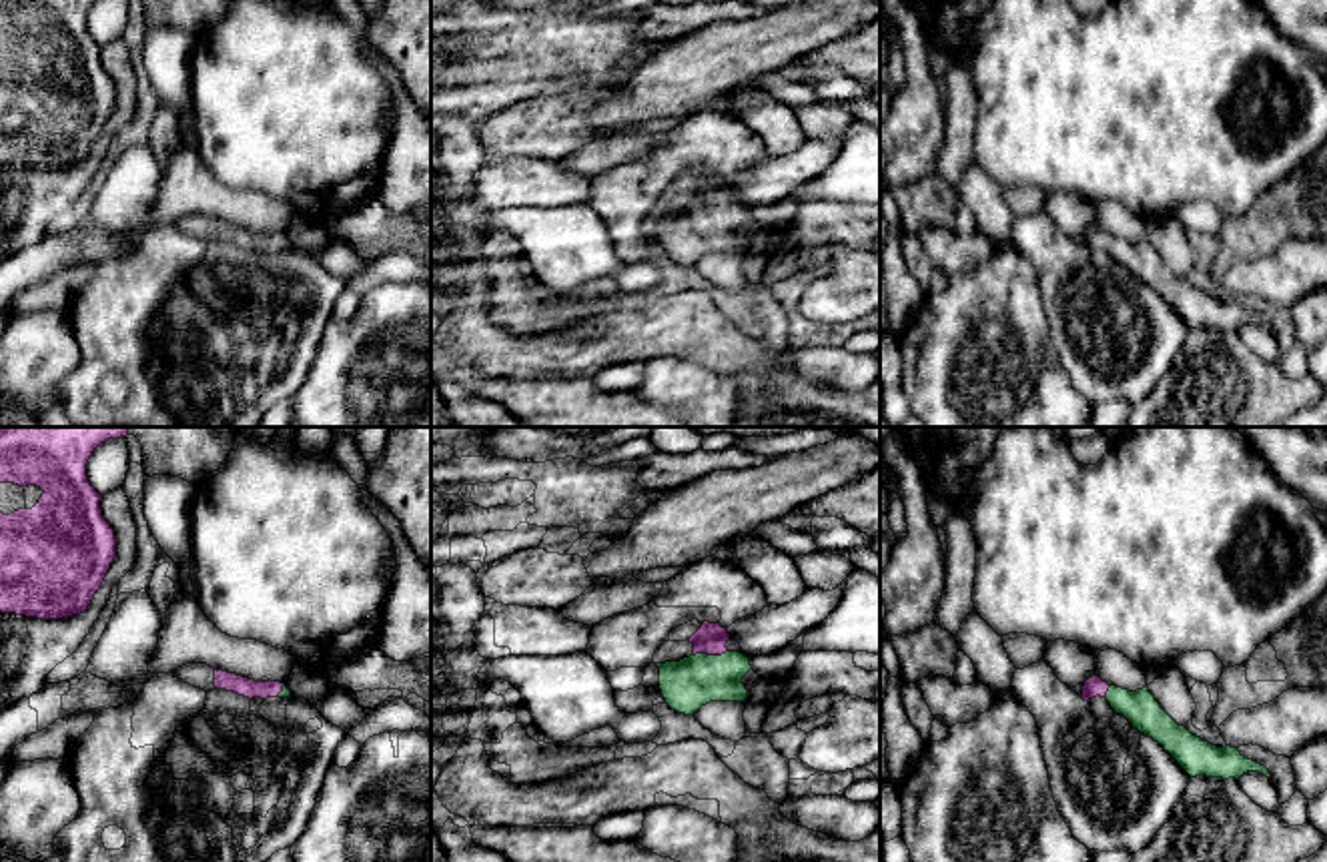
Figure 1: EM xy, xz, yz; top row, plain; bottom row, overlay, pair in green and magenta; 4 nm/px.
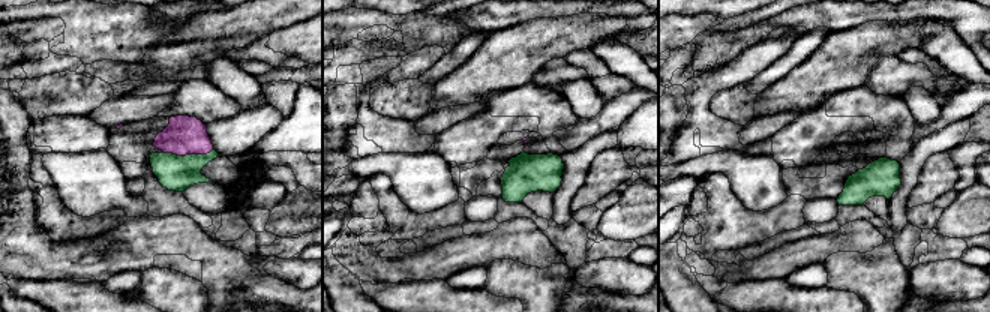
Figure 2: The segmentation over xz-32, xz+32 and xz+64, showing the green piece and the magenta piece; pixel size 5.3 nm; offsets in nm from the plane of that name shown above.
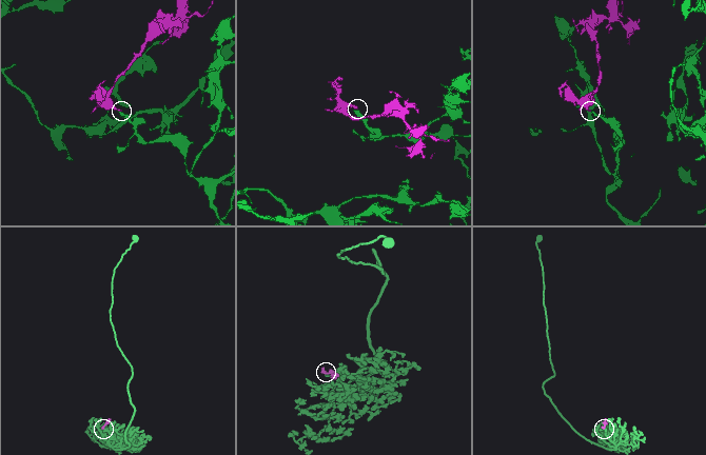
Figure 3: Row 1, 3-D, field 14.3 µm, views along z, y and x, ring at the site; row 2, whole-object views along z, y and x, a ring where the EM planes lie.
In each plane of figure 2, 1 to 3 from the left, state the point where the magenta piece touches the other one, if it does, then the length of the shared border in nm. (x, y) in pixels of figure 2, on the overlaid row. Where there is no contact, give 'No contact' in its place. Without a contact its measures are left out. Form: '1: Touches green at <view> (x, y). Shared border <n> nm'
1: Touches green at xz-32 (188, 155). Shared border 280 nm
2: No contact
3: No contact

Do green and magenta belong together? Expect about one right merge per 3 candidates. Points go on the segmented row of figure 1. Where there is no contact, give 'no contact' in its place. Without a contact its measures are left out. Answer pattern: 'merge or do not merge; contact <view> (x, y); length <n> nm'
merge; contact xz (710, 656); length 140 nm

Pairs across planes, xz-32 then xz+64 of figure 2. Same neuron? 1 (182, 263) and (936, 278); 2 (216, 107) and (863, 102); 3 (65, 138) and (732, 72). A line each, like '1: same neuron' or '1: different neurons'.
1: different neurons
2: same neuron
3: same neuron

